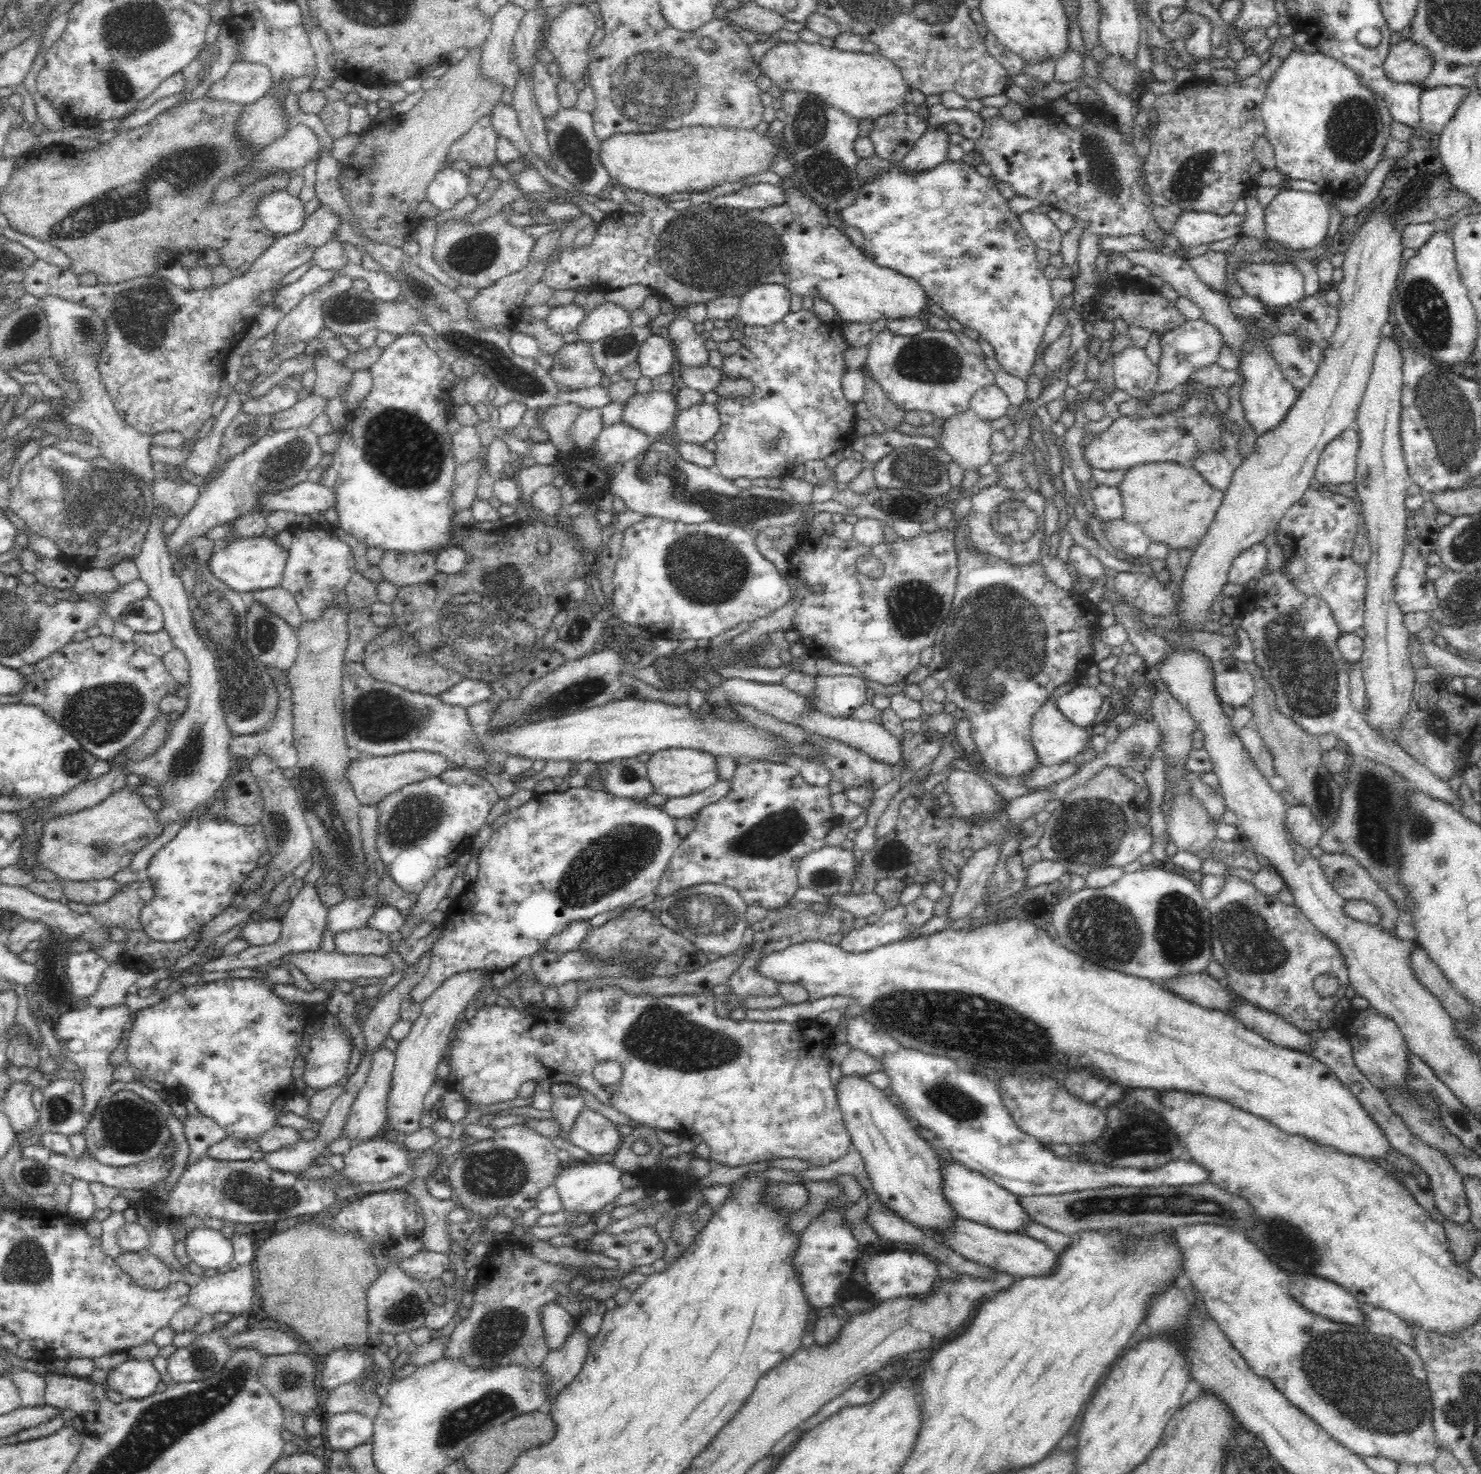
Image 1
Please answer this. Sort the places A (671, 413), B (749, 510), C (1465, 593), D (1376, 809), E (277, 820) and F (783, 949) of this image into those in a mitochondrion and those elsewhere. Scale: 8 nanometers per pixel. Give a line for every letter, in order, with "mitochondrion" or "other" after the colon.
A: other
B: mitochondrion
C: mitochondrion
D: mitochondrion
E: mitochondrion
F: other

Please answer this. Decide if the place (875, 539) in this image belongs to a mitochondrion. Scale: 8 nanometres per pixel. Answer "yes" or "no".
no

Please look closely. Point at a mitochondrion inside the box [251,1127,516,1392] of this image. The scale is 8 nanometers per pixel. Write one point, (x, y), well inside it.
(408, 1307)

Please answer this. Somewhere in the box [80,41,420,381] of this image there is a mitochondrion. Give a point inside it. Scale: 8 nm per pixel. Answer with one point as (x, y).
(145, 316)

